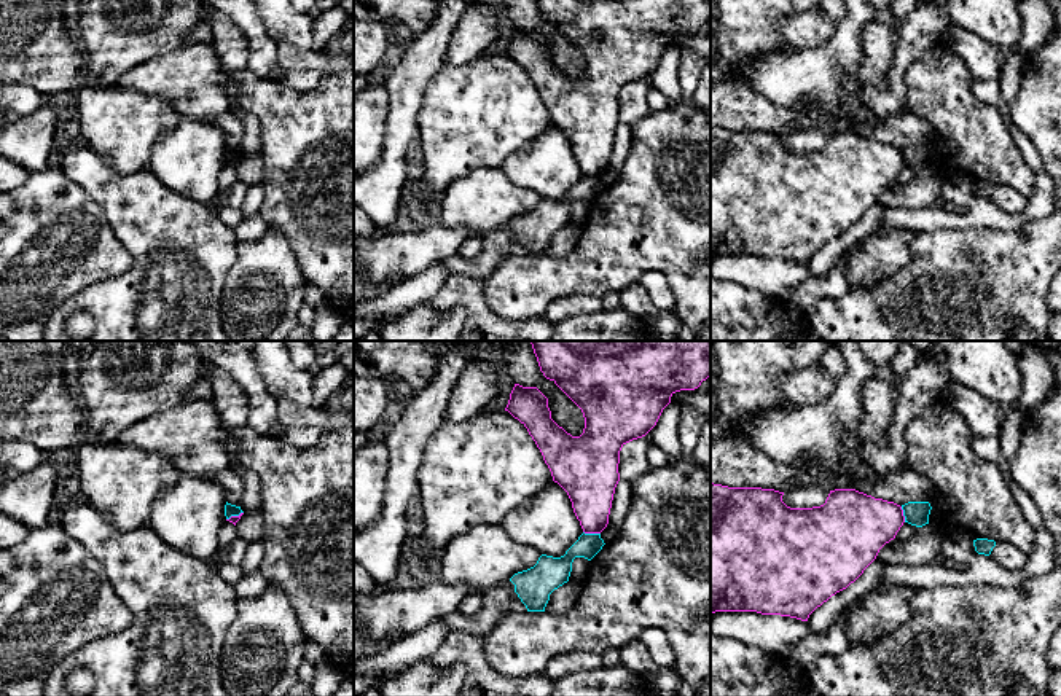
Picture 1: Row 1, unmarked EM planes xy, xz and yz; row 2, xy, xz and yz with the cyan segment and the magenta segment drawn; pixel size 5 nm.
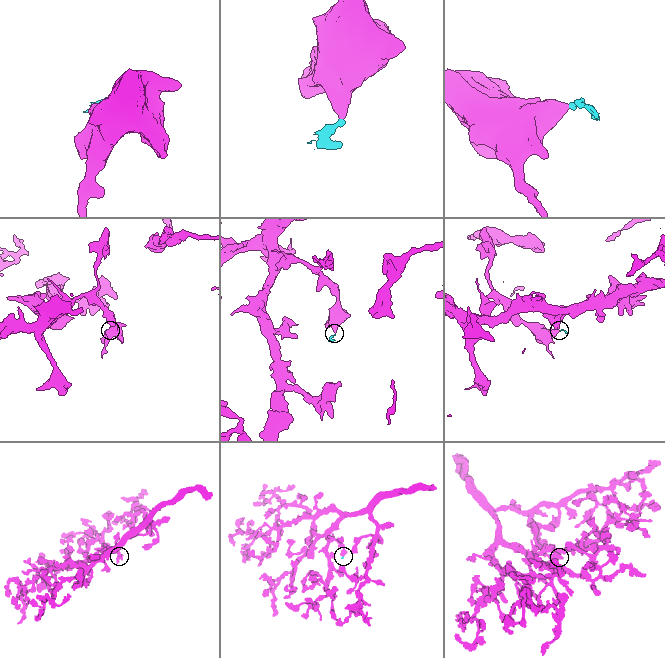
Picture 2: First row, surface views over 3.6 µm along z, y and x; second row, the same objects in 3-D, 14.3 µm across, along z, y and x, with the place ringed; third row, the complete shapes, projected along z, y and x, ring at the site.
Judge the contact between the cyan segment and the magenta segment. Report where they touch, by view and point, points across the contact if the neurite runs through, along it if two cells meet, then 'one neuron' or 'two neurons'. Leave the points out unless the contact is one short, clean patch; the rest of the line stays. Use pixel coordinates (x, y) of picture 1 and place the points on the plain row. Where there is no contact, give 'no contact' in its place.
contact xz (591, 177); border xz (583, 174), (599, 177); two neurons

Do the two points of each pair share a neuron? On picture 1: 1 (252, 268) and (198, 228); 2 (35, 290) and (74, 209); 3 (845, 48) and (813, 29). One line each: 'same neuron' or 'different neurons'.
1: different neurons
2: same neuron
3: different neurons

